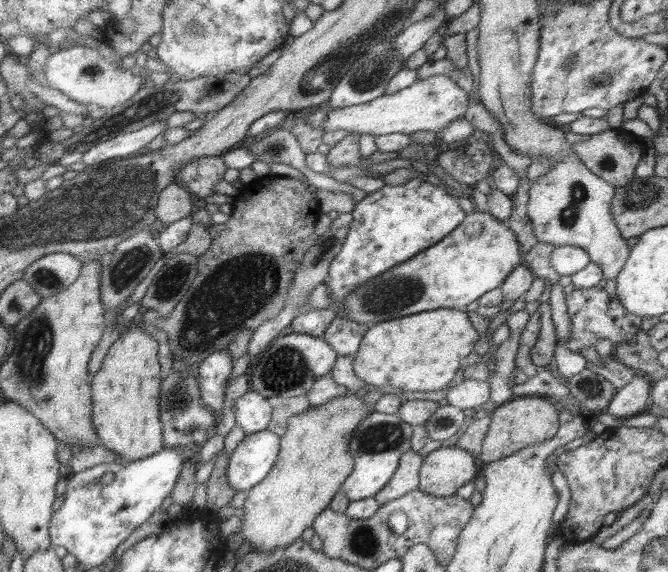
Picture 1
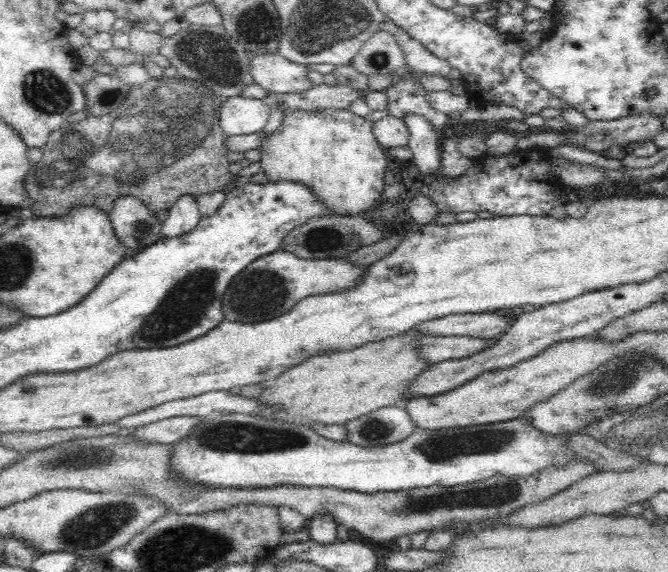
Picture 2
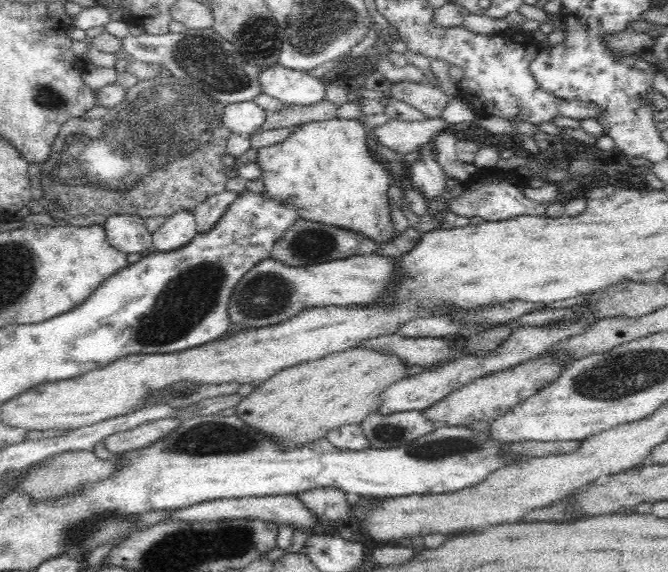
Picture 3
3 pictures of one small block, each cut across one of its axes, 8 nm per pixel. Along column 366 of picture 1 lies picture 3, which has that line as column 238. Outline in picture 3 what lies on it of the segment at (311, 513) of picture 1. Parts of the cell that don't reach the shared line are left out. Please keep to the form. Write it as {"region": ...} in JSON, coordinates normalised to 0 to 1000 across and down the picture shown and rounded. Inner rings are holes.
{"region":[[[533,605],[522,608],[521,612],[504,615],[491,622],[484,622],[478,628],[463,629],[449,636],[442,636],[440,640],[427,643],[424,649],[416,650],[413,657],[407,657],[404,664],[392,668],[389,671],[380,673],[376,687],[368,691],[353,710],[353,724],[364,734],[368,741],[373,741],[377,748],[406,762],[407,766],[415,766],[418,780],[421,783],[437,783],[437,780],[446,780],[446,776],[458,776],[458,773],[467,773],[467,769],[476,769],[478,766],[487,764],[490,755],[494,755],[497,748],[506,748],[512,743],[519,741],[537,741],[545,734],[554,722],[563,720],[564,713],[570,705],[570,689],[579,682],[579,678],[597,668],[603,661],[611,659],[611,645],[614,636],[602,633],[591,619],[584,615],[576,615],[576,612],[557,612],[549,605]]]}

